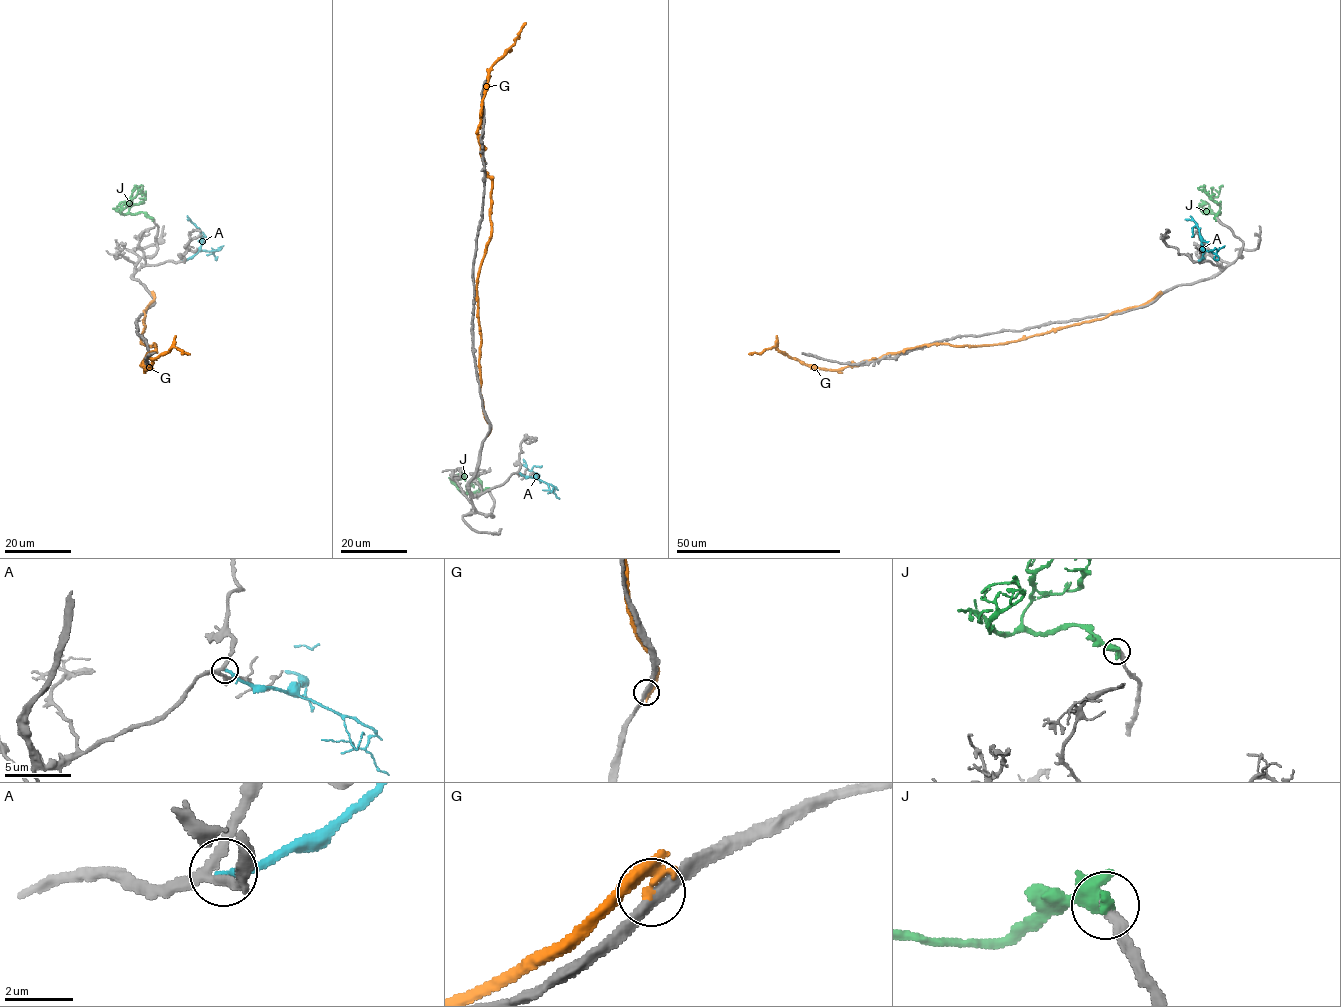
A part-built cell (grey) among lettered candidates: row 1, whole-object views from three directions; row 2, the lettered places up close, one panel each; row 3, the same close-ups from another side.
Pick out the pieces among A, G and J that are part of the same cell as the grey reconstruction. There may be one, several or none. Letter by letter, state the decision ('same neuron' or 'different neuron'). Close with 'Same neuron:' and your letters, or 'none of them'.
A: different neuron
G: different neuron
J: different neuron
Same neuron: none of them

